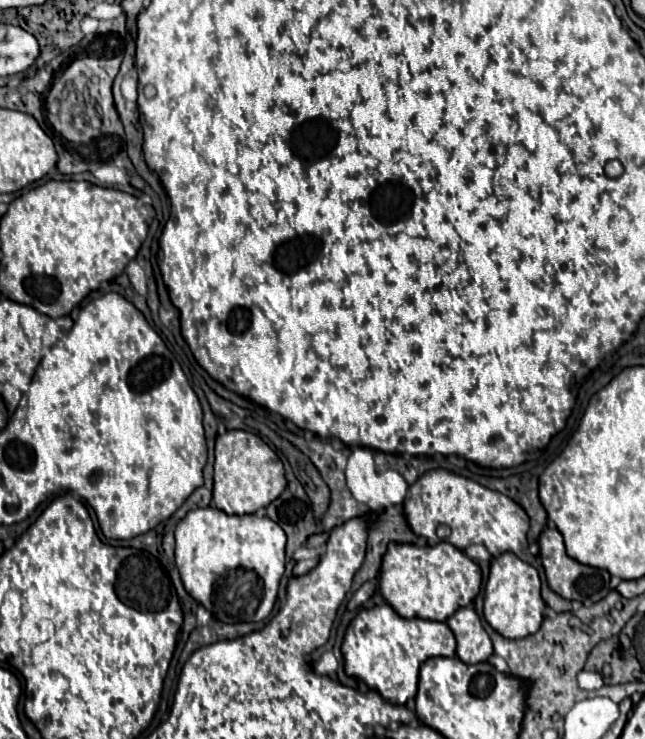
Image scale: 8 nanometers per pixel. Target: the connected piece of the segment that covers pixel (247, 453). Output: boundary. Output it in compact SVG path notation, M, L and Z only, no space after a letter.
M226 431L216 437L214 463L214 503L218 509L234 515L256 513L272 503L286 487L284 465L280 457L254 433Z

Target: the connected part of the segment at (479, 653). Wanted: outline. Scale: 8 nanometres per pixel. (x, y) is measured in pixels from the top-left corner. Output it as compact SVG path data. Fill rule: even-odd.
M462 607L446 623L458 641L456 655L464 663L482 663L492 655L492 641L474 609Z

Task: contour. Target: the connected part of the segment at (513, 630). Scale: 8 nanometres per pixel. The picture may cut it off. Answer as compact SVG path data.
M502 553L492 561L490 577L484 593L484 617L494 631L508 639L522 639L530 633L536 633L544 621L546 603L540 595L540 577L538 571L518 559L514 553Z

